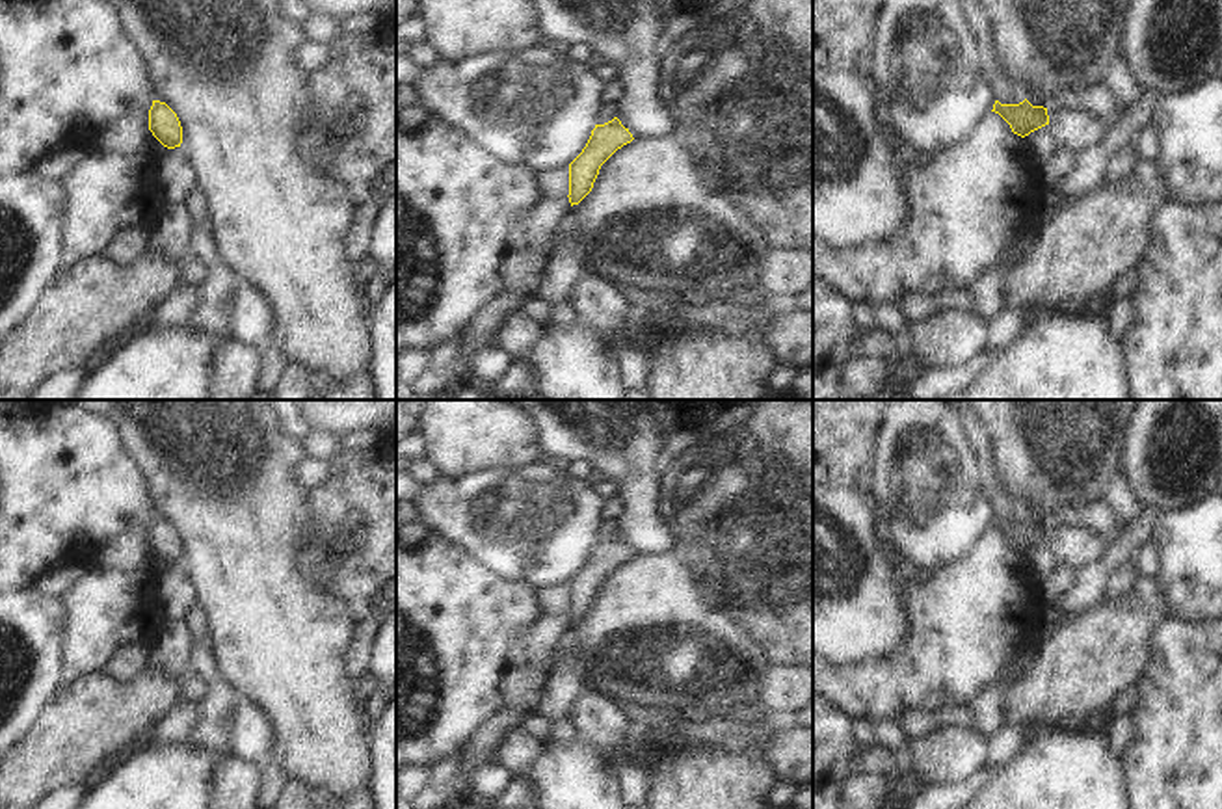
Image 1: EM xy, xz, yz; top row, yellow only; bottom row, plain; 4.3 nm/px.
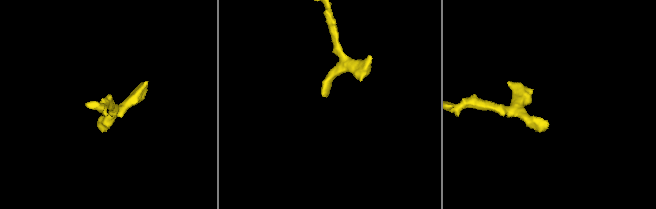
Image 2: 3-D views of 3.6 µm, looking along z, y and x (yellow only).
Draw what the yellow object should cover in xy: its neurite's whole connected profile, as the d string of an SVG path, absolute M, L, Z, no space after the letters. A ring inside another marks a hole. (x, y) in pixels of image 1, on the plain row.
M153 517L149 526L149 547L167 565L180 564L182 543L177 530L160 517Z

